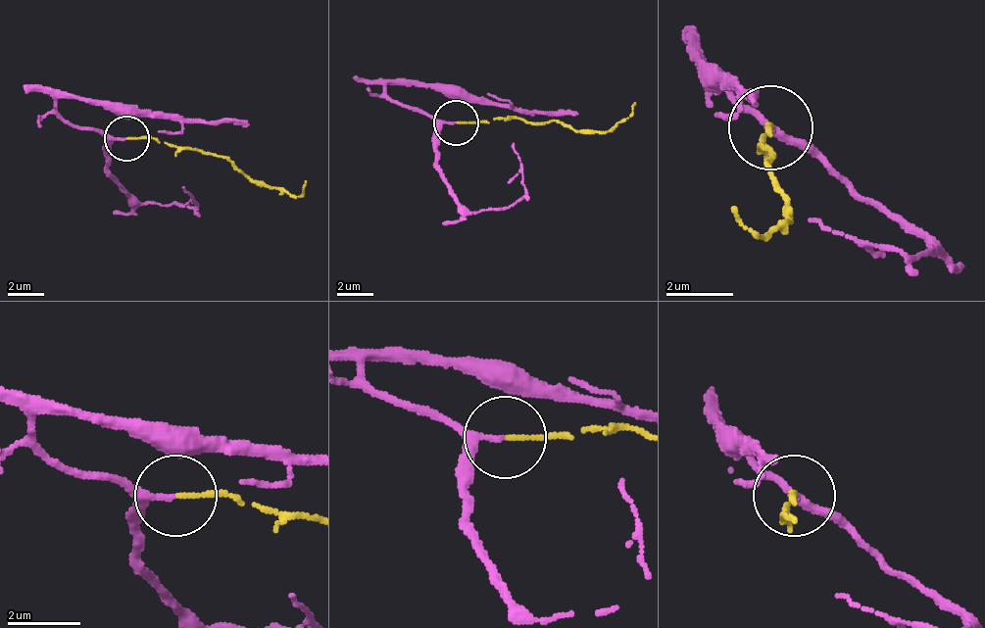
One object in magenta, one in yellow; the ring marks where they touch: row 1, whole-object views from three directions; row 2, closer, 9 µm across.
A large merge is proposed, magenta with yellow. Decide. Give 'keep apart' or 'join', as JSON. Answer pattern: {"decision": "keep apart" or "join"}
{"decision": "join"}

